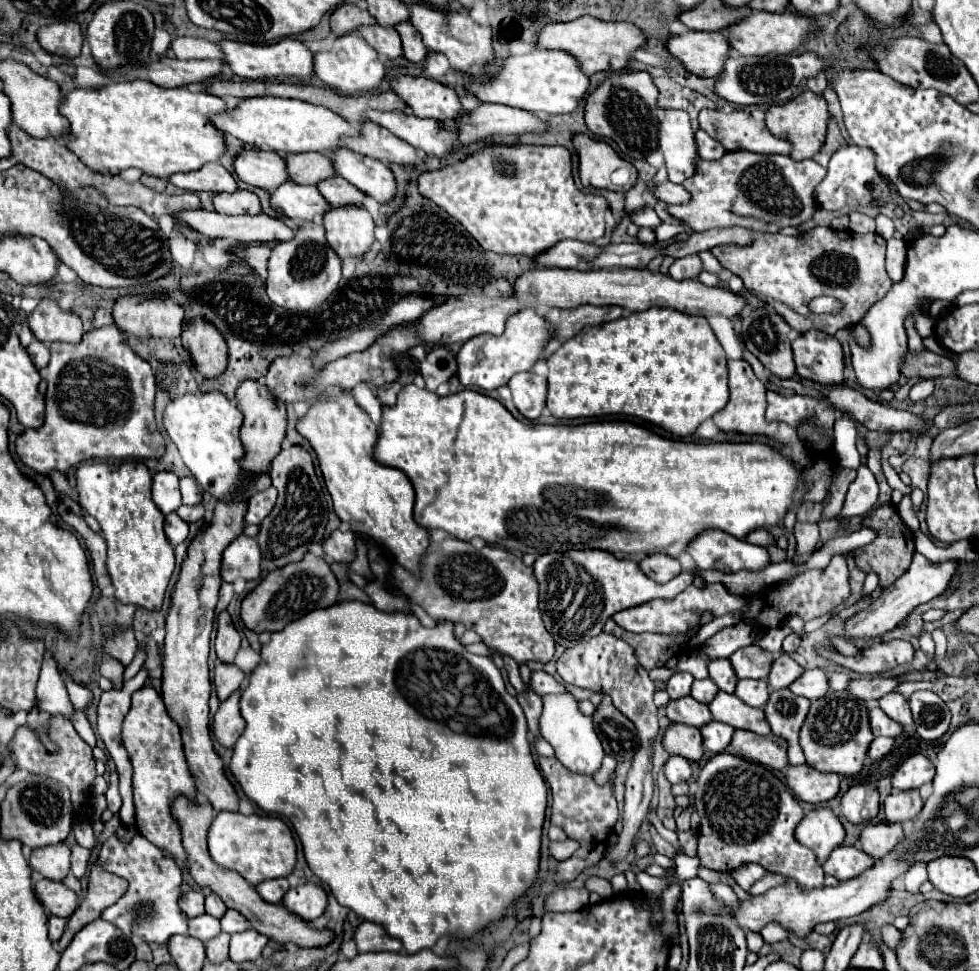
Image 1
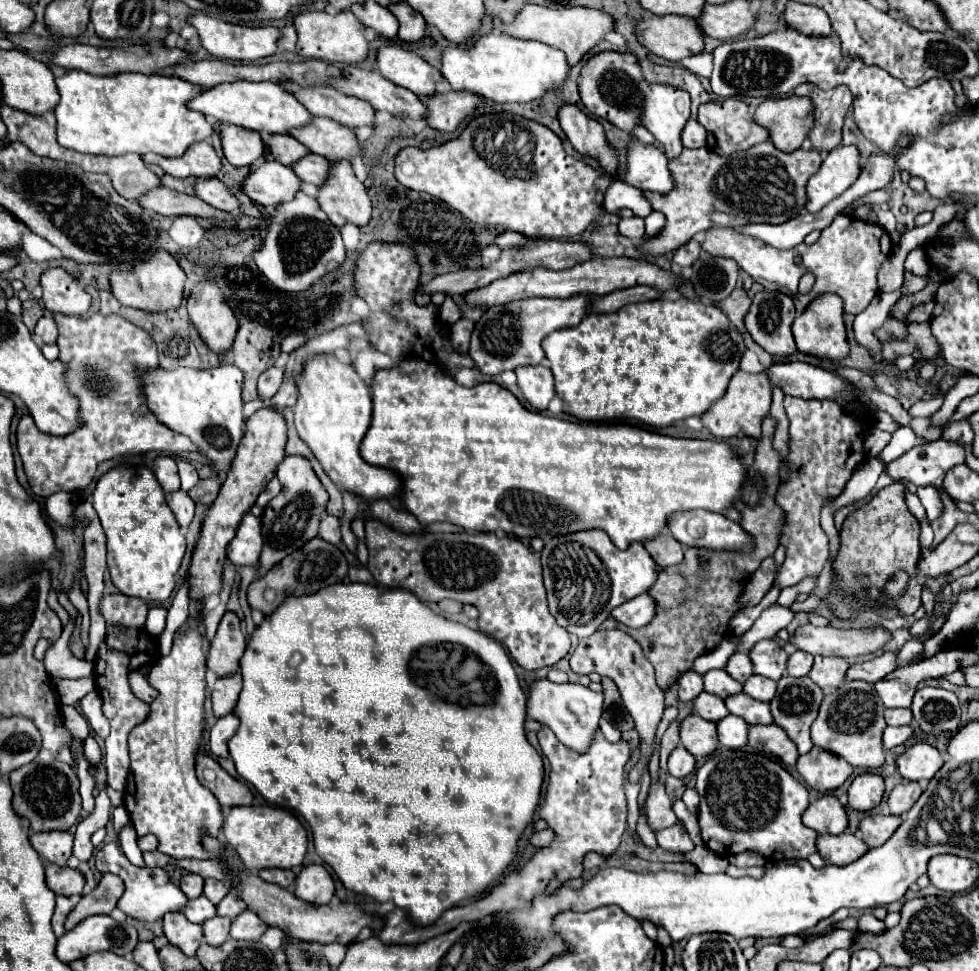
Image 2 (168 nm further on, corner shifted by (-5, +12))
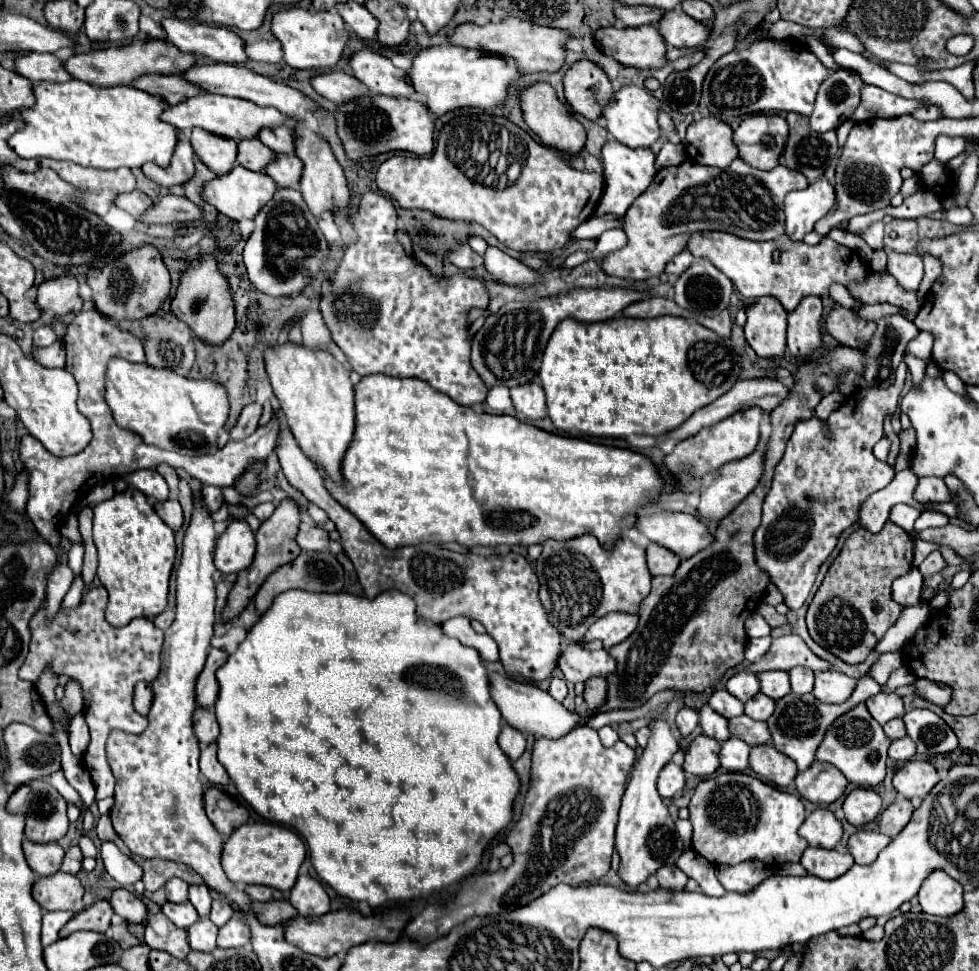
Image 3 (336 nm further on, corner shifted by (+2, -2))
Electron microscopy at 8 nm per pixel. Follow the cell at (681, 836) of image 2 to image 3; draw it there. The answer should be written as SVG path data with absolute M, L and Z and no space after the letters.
M661 867L661 871L655 873L659 879L659 887L665 891L685 891L687 875L683 871L677 871L677 867Z

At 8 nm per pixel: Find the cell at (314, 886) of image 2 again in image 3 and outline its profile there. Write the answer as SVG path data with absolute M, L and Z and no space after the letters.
M299 875L295 887L289 891L289 901L303 917L325 915L329 911L329 895L311 875Z

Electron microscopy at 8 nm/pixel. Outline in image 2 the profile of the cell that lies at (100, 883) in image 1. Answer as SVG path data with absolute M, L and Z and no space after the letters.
M104 873L100 883L96 885L96 889L88 895L82 895L78 905L70 911L68 919L66 919L66 931L70 931L76 923L80 923L82 919L90 917L90 915L98 915L98 913L110 913L116 903L118 897L124 893L124 883L120 877L112 875L112 873Z

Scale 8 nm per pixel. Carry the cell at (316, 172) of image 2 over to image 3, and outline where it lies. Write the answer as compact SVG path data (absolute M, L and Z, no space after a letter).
M275 153L275 159L265 167L265 171L279 187L297 187L301 161L293 153Z

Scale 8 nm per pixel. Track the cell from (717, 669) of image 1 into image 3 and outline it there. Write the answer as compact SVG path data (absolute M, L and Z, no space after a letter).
M739 671L737 675L733 675L727 681L727 691L731 695L735 695L739 701L749 701L753 695L757 695L761 691L761 685L757 681L757 677L749 671Z

